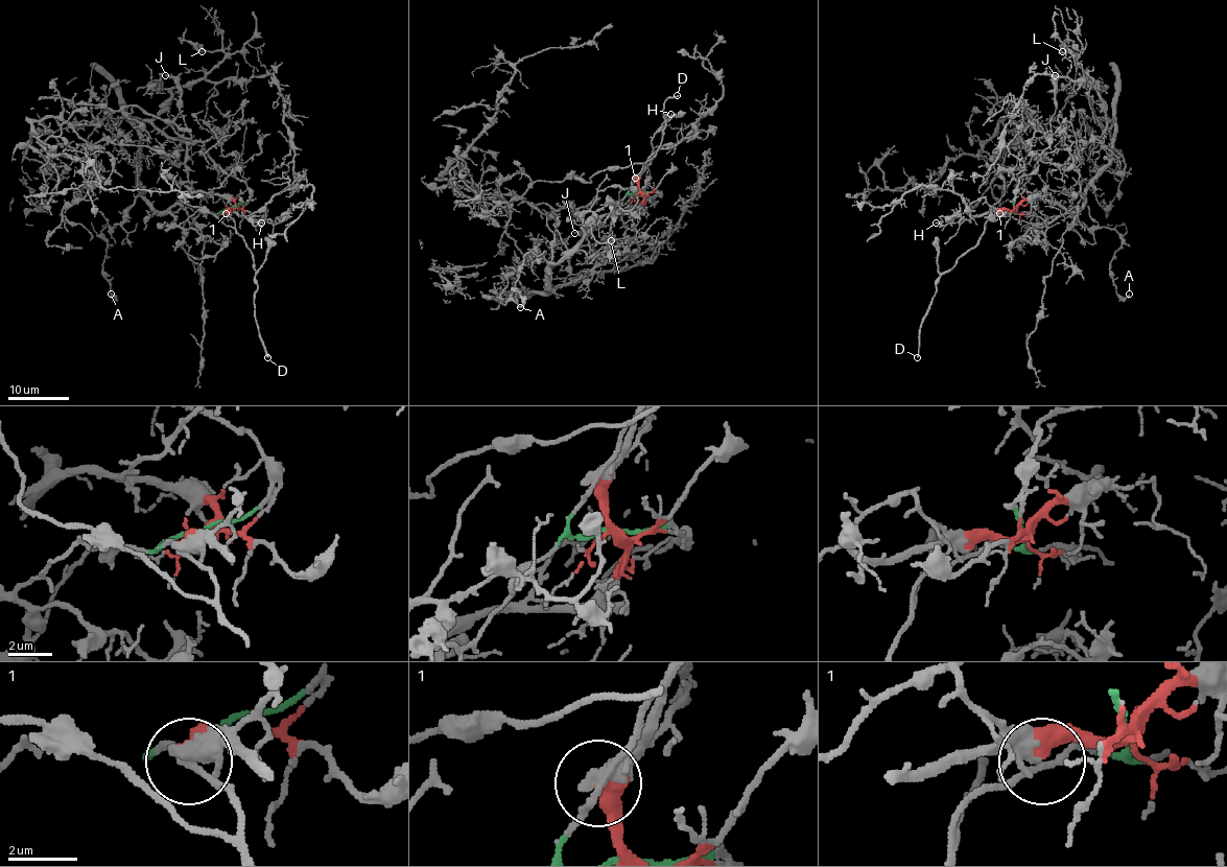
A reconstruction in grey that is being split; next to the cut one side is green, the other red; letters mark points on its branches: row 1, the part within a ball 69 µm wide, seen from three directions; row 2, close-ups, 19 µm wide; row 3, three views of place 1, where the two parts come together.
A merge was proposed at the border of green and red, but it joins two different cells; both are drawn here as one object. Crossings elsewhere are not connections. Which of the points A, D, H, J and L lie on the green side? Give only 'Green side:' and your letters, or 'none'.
Green side: D

